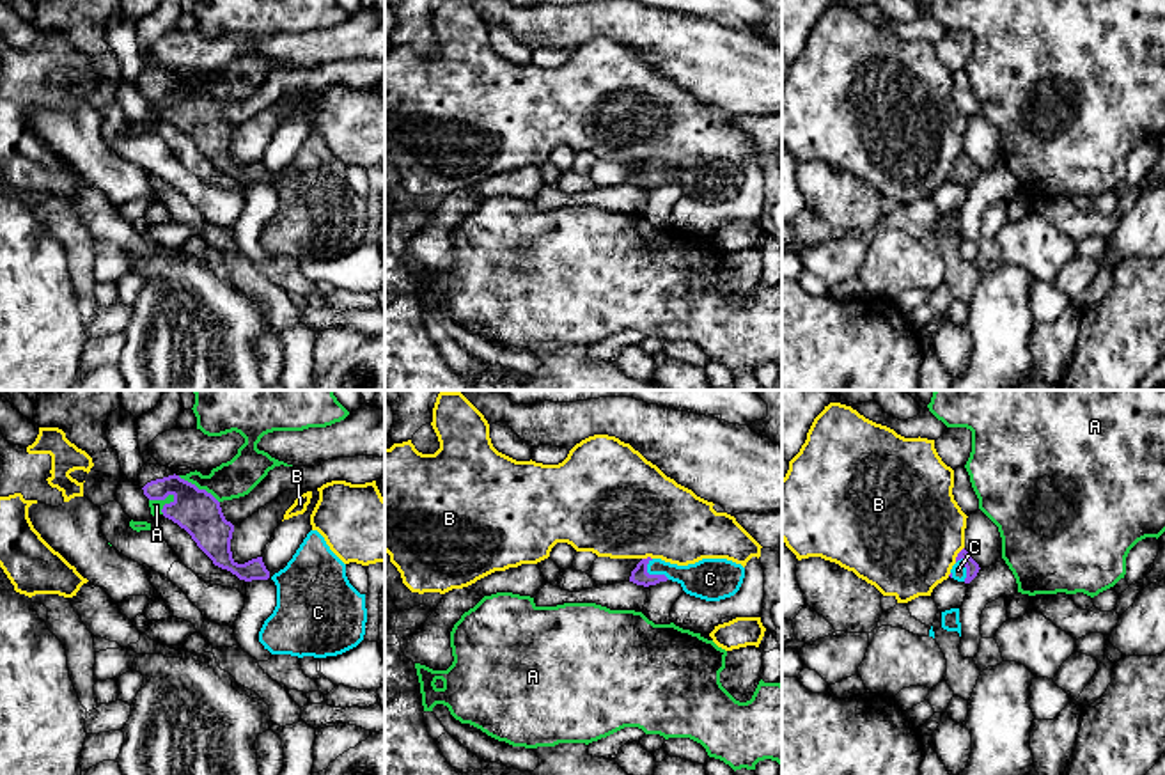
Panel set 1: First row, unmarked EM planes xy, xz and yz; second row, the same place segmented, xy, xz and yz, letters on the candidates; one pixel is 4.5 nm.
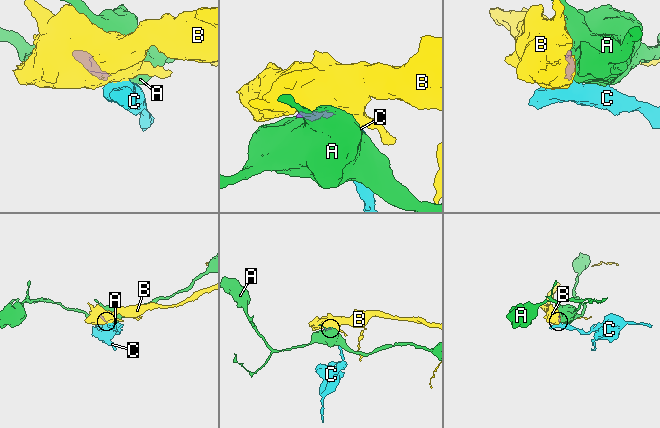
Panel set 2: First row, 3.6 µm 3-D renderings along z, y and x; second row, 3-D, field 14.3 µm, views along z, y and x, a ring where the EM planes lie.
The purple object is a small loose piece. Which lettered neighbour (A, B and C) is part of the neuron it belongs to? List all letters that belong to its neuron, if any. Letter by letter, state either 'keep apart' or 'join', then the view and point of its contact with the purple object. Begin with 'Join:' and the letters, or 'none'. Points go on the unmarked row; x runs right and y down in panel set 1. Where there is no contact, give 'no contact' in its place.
Join: C
A: keep apart; contact xy (162, 101)
B: keep apart; contact yz (958, 156)
C: join; contact xz (653, 178)

